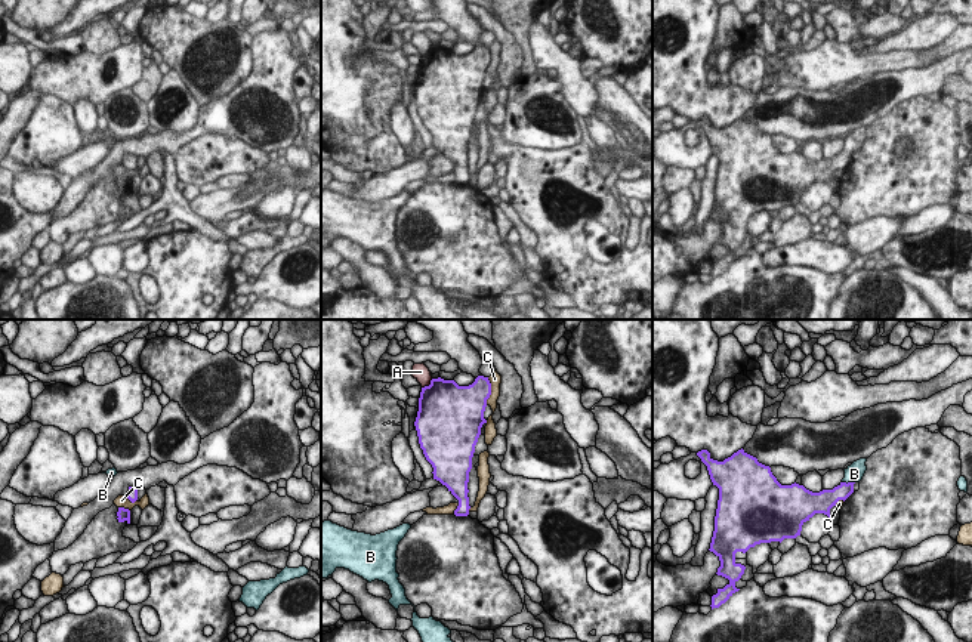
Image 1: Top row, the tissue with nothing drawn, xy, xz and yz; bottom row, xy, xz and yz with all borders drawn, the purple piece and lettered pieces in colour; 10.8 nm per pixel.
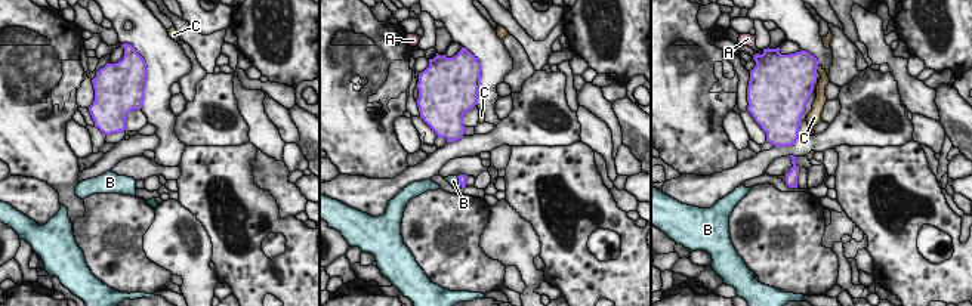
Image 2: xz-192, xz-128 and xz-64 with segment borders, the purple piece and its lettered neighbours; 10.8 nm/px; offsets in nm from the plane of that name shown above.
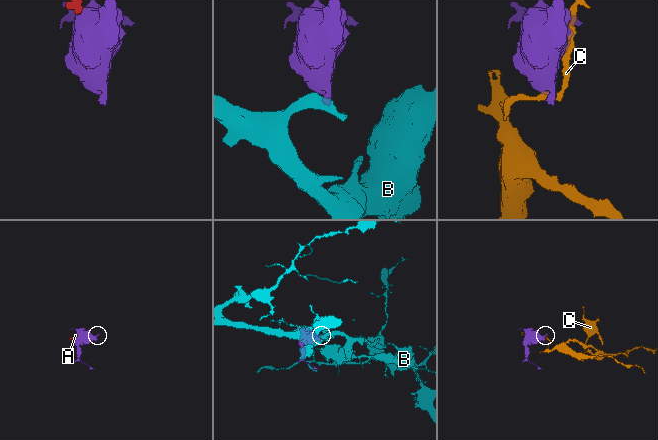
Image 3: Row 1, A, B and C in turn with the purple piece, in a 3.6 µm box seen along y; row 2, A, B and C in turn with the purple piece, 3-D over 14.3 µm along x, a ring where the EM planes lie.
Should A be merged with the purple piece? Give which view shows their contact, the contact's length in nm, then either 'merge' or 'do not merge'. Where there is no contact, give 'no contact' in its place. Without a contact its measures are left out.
meets purple in xz; contact 160 nm long; do not merge

